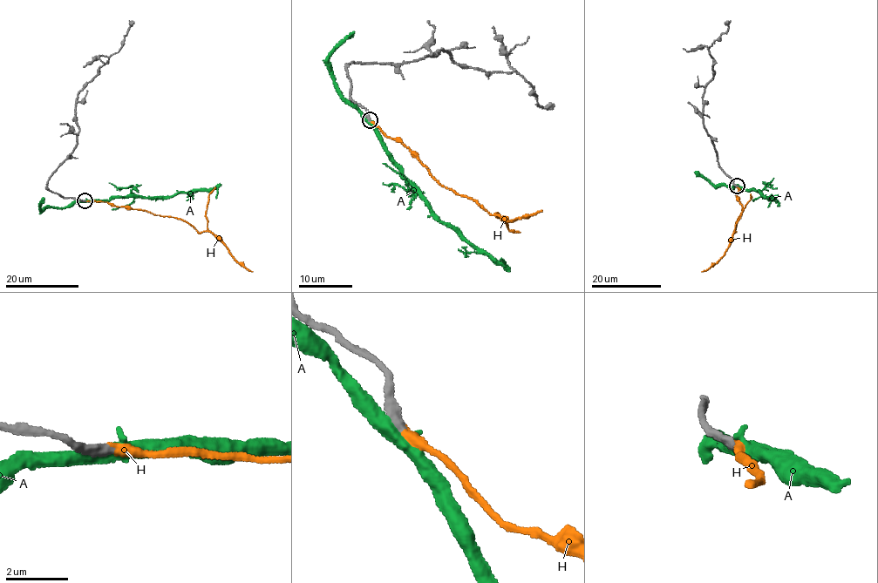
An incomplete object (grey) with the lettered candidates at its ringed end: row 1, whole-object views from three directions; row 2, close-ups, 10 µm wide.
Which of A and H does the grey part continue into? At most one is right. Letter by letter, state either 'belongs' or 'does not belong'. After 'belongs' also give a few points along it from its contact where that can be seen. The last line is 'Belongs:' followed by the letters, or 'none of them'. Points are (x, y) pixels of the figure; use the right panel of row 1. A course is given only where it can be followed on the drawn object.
A: does not belong
H: belongs | via (737, 186), (739, 190), (735, 192), (736, 198), (742, 211), (735, 222), (735, 232), (723, 256), (701, 271)
Belongs: H

